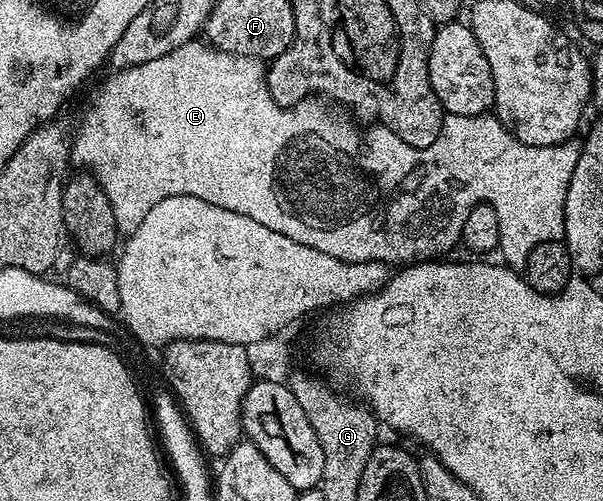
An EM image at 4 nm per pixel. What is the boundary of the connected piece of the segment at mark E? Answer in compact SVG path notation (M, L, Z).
M195 41L184 44L180 49L164 57L156 57L156 61L144 61L144 65L117 70L95 97L94 107L87 109L78 132L76 130L73 132L70 157L75 168L88 169L89 174L101 184L112 205L112 213L116 213L119 232L126 237L138 228L140 221L144 221L144 213L148 213L148 209L152 209L156 201L164 201L166 197L177 195L200 197L200 201L220 205L220 209L232 209L236 213L244 213L252 217L252 221L260 221L260 225L268 225L268 229L276 229L276 233L284 233L284 237L292 237L292 241L300 241L300 245L308 245L308 249L320 249L320 253L328 253L328 257L353 263L380 261L387 265L406 265L423 257L441 256L438 255L441 251L459 246L464 229L464 217L468 217L468 213L477 203L490 203L492 209L496 209L496 217L500 221L498 251L501 262L511 269L525 268L528 253L532 253L536 245L544 241L559 241L565 236L568 185L572 181L572 169L576 169L576 161L582 152L577 142L558 143L555 147L537 147L521 143L493 114L487 113L446 115L442 121L440 137L436 137L432 145L413 147L398 138L396 133L381 125L373 125L374 127L368 128L362 135L360 128L350 124L349 114L341 110L333 111L333 109L338 110L318 97L301 99L293 108L282 107L268 89L263 60L253 59L247 55L233 55L218 50L209 42Z

